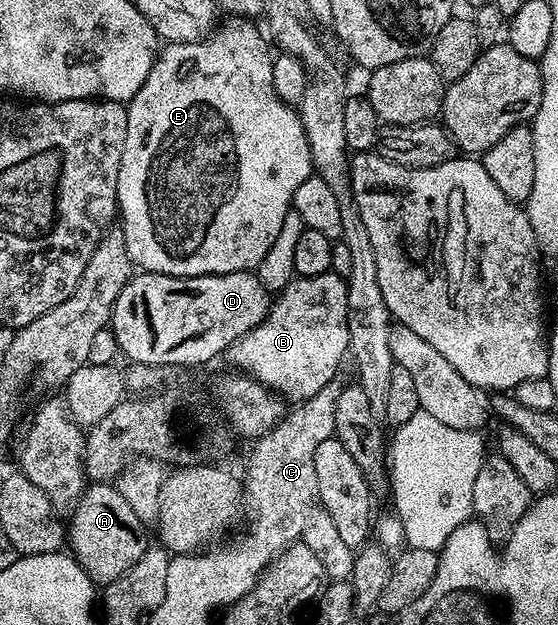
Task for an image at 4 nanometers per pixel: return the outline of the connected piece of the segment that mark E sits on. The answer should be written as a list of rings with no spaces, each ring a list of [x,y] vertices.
[[[229,16],[226,19],[222,26],[220,23],[209,37],[202,38],[199,42],[168,43],[158,53],[151,72],[147,72],[147,80],[143,80],[139,92],[135,92],[135,96],[127,103],[127,140],[123,144],[123,156],[119,164],[117,181],[119,229],[123,232],[123,240],[127,244],[127,256],[138,271],[147,274],[190,278],[204,274],[252,271],[261,263],[263,256],[267,256],[271,244],[275,244],[279,236],[279,228],[283,228],[283,220],[291,213],[295,190],[314,173],[311,148],[303,132],[301,115],[294,107],[279,100],[273,87],[274,55],[269,54],[270,43],[266,35],[262,31],[261,35],[253,27],[252,21],[240,16]]]

